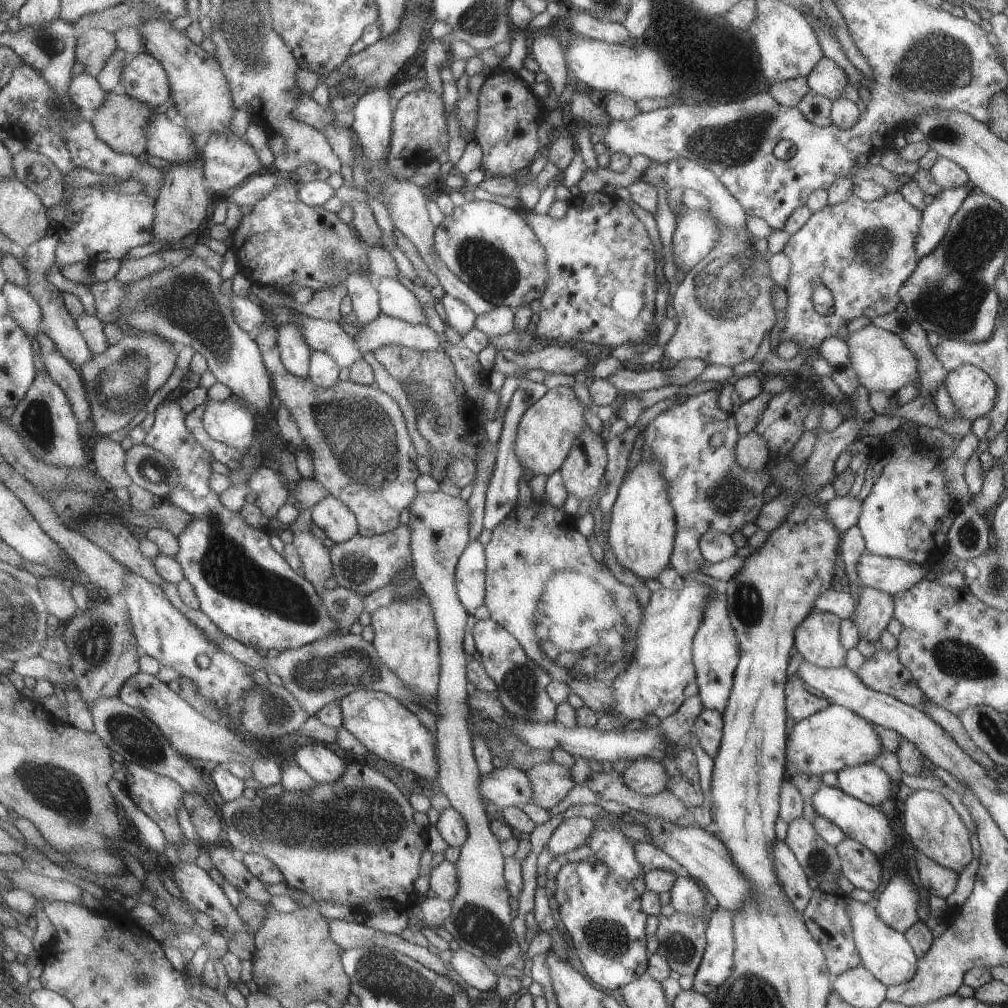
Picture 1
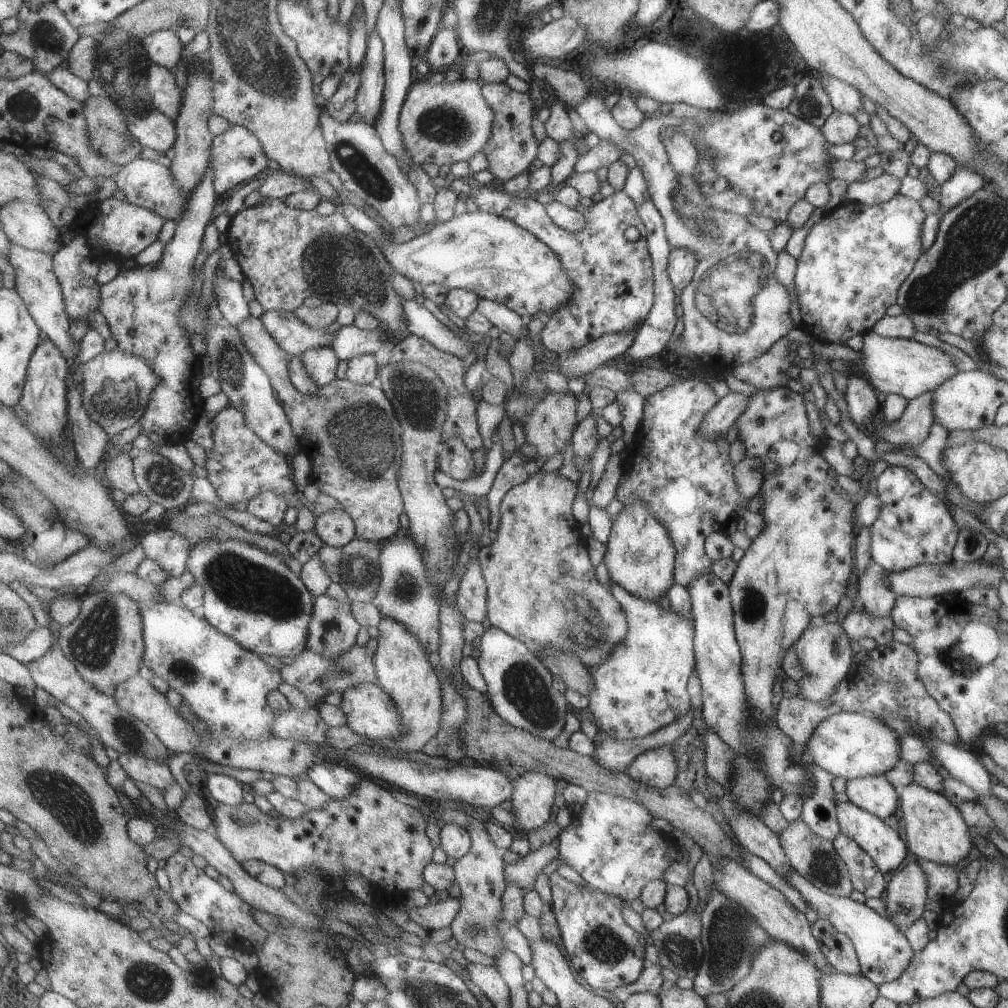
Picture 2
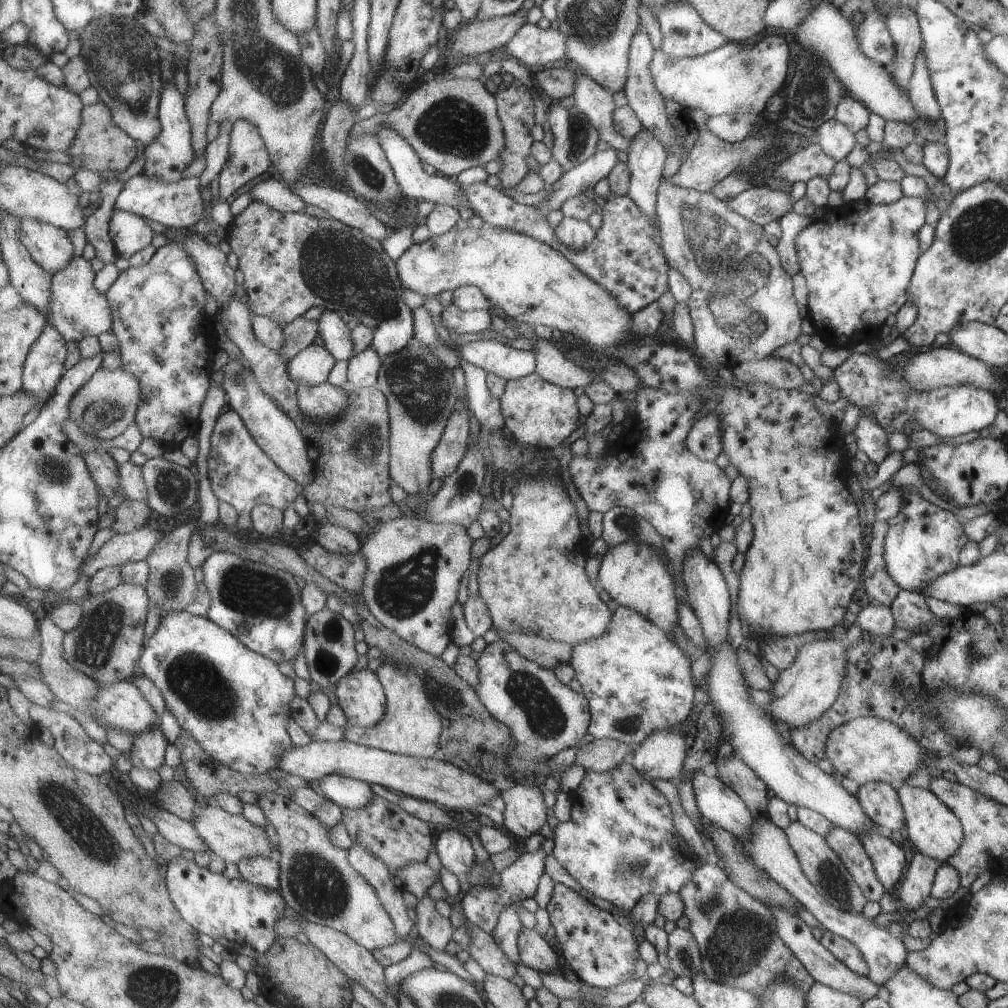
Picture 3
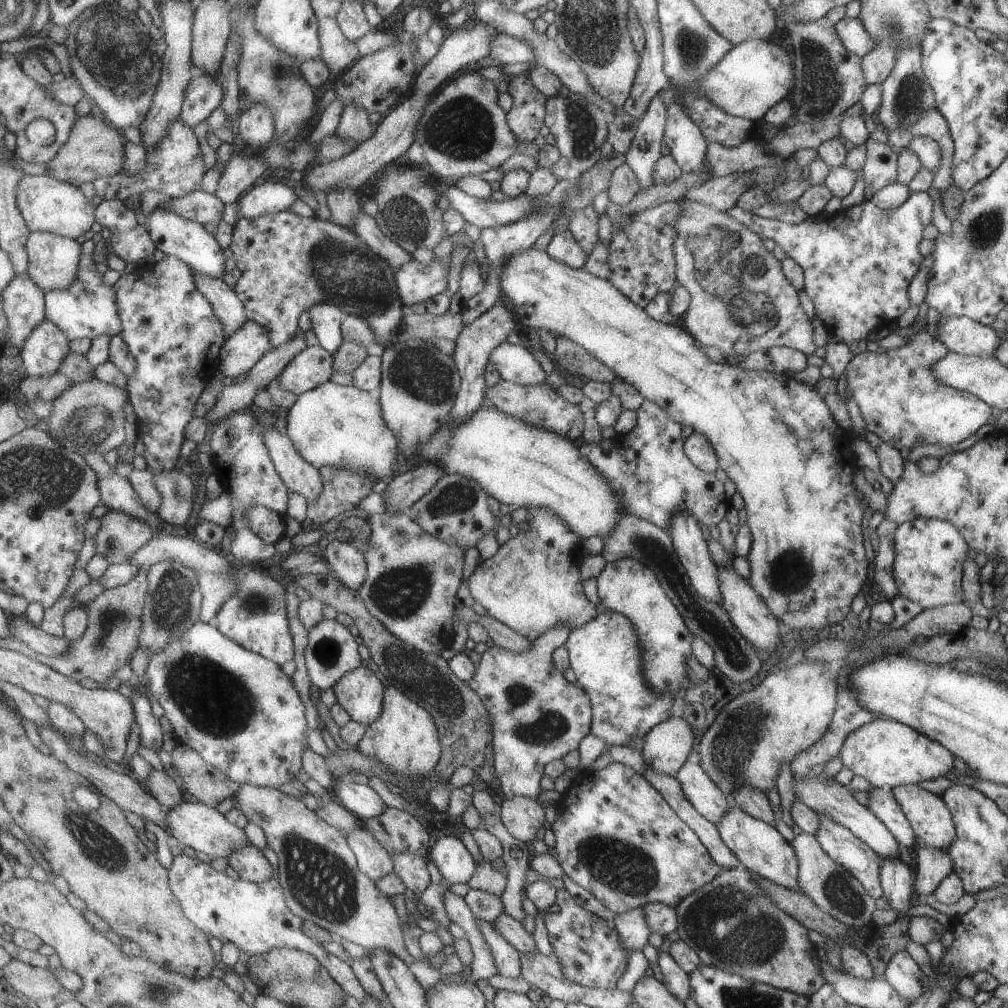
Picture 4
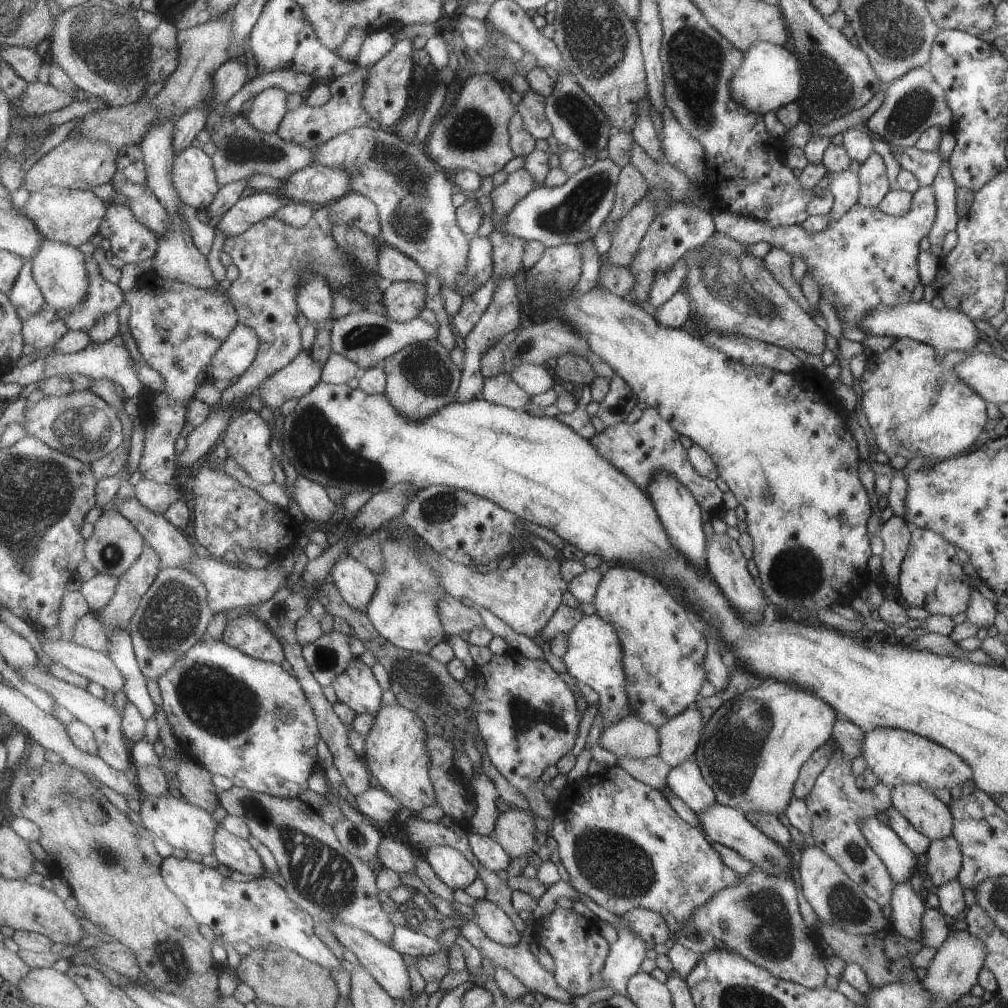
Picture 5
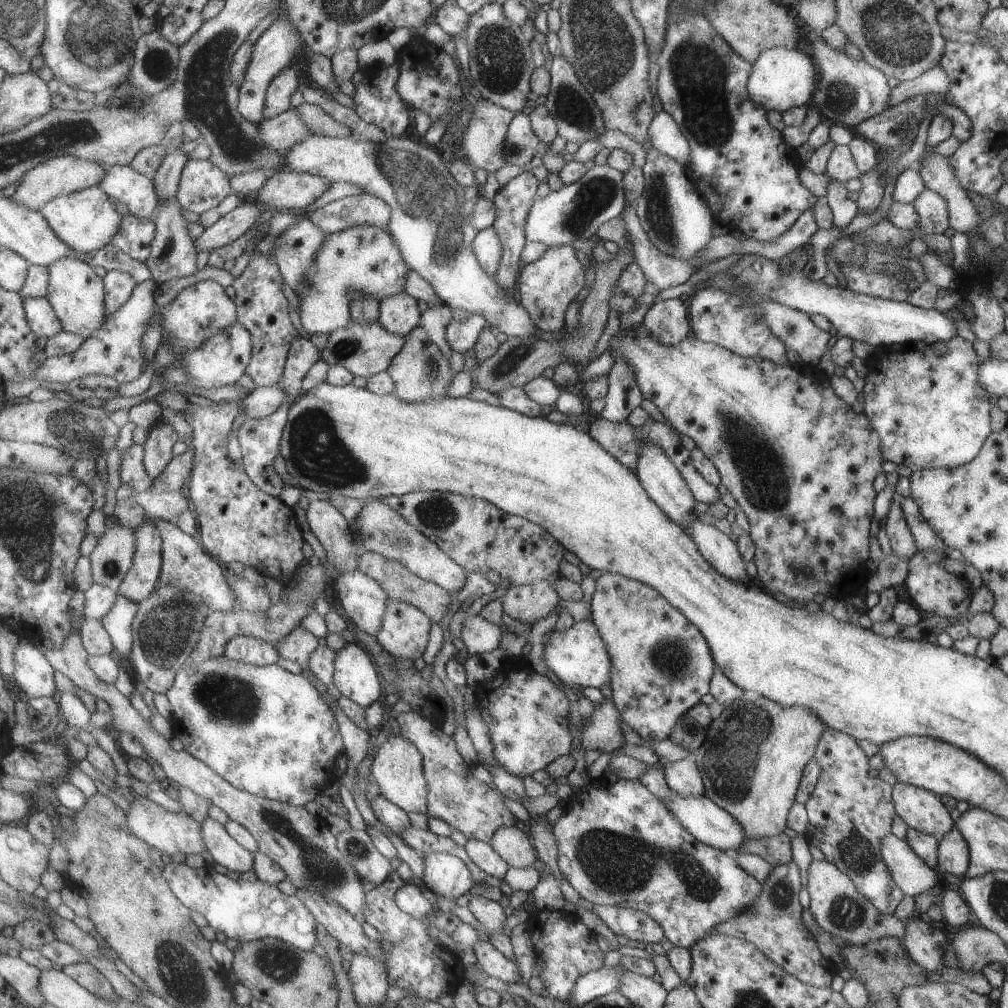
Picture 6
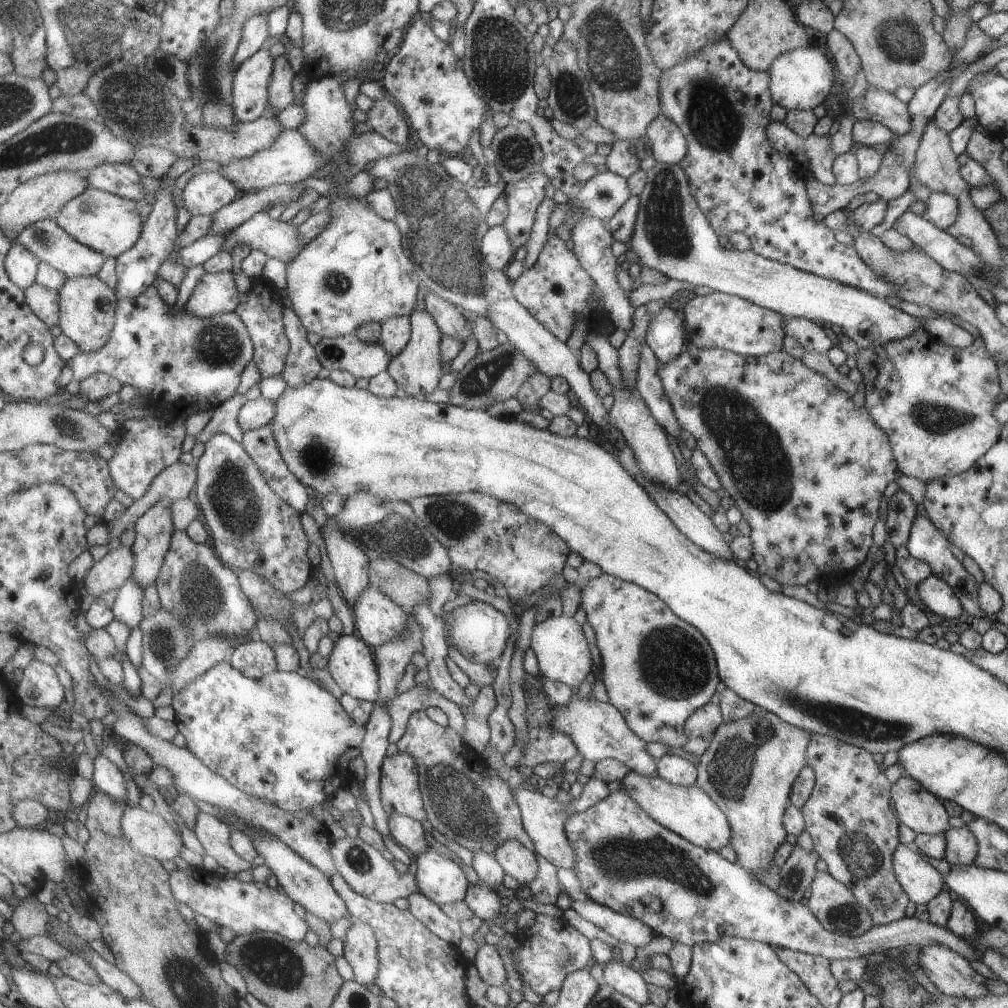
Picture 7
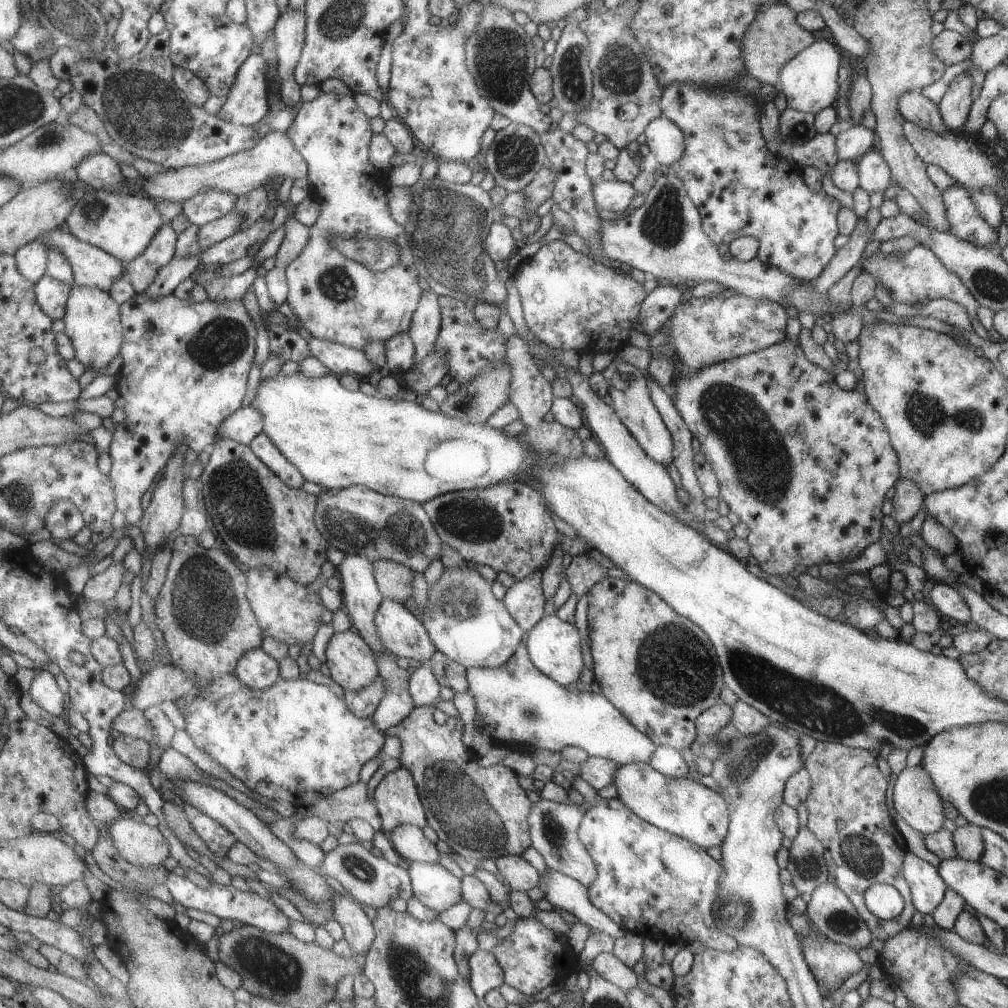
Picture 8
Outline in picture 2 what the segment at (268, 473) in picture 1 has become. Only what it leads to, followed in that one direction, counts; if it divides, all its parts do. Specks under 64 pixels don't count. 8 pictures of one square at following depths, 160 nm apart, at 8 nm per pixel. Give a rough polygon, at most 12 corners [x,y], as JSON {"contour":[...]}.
{"contour":[[263,491],[246,510],[276,527],[284,524],[285,495]]}

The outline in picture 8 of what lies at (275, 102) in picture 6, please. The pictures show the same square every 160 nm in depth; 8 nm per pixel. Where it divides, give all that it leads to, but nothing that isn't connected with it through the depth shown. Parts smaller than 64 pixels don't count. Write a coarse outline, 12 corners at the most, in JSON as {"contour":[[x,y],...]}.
{"contour":[[287,7],[273,34],[278,42],[282,100],[301,102],[296,68],[307,39],[306,9]]}

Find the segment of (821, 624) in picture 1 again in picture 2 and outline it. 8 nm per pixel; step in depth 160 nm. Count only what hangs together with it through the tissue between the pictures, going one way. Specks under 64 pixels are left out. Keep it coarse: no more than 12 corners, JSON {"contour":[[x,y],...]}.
{"contour":[[837,623],[808,626],[792,645],[804,672],[795,697],[833,694],[853,660]]}

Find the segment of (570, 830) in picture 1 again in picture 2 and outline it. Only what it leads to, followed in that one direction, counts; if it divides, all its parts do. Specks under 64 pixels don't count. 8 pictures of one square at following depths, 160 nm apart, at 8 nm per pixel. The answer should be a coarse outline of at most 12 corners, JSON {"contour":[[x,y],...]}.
{"contour":[[555,843],[505,864],[505,882],[533,891],[537,875],[558,856]]}

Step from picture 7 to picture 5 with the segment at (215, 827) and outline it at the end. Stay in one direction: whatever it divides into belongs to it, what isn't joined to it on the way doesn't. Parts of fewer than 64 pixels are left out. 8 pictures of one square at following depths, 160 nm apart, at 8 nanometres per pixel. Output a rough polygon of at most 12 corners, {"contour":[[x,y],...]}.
{"contour":[[216,830],[214,854],[231,870],[256,877],[269,874],[248,840]]}

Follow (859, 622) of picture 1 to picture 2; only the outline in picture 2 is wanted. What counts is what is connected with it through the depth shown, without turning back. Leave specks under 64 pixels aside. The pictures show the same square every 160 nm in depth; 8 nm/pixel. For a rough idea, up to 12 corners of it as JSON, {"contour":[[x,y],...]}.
{"contour":[[875,561],[858,576],[863,611],[886,617],[896,594]]}

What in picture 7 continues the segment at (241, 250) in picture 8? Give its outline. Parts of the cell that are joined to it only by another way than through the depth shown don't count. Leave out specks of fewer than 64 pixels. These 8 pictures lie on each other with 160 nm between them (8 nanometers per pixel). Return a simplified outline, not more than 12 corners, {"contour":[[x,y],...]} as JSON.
{"contour":[[261,211],[231,231],[243,244],[287,264],[305,248],[298,224]]}

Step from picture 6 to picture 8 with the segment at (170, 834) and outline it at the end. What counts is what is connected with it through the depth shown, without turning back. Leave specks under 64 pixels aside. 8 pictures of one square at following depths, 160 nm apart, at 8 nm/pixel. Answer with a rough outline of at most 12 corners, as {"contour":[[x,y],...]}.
{"contour":[[121,819],[109,826],[117,850],[134,865],[160,866],[165,835]]}

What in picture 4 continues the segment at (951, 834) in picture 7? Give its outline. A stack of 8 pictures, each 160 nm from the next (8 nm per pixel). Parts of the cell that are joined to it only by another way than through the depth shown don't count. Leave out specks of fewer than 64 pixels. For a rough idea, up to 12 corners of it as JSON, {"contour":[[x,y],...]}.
{"contour":[[919,844],[913,892],[922,900],[954,872],[947,849]]}

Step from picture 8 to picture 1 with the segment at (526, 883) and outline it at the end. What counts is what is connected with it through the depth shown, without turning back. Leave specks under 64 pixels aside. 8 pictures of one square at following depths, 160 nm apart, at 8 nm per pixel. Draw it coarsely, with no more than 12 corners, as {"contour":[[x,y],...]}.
{"contour":[[555,762],[525,772],[531,803],[548,811],[576,785]]}

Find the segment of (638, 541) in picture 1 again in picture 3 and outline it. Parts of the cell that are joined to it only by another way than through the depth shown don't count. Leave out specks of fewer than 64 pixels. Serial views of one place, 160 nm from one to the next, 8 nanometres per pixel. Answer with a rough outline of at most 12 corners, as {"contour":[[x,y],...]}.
{"contour":[[608,548],[595,584],[666,635],[678,622],[672,578],[656,550]]}

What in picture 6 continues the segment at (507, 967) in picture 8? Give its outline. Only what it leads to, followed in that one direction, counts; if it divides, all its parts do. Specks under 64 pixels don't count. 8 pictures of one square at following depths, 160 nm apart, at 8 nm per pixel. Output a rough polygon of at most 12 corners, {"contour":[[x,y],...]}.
{"contour":[[537,910],[526,925],[538,979],[565,1000],[602,966],[577,913]]}

